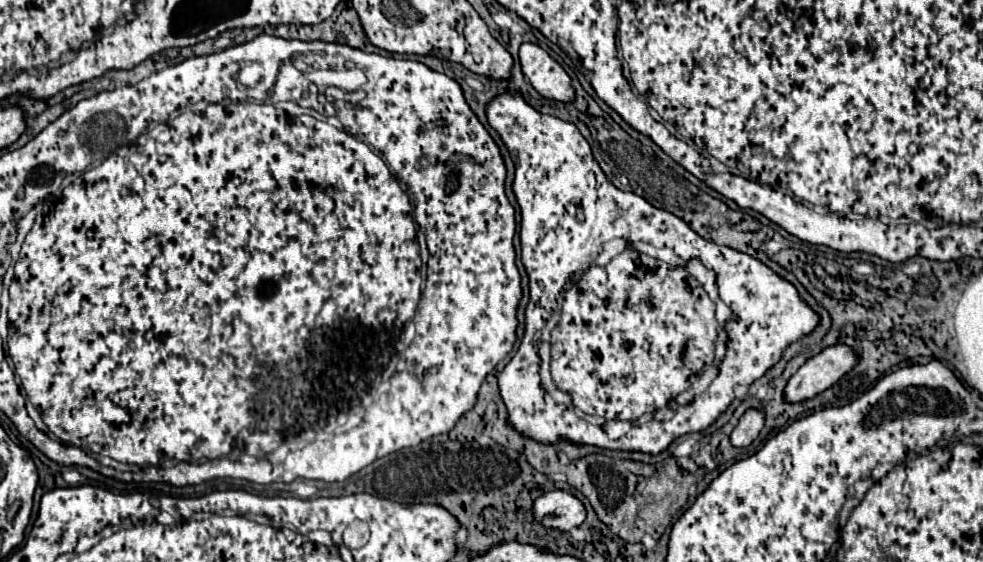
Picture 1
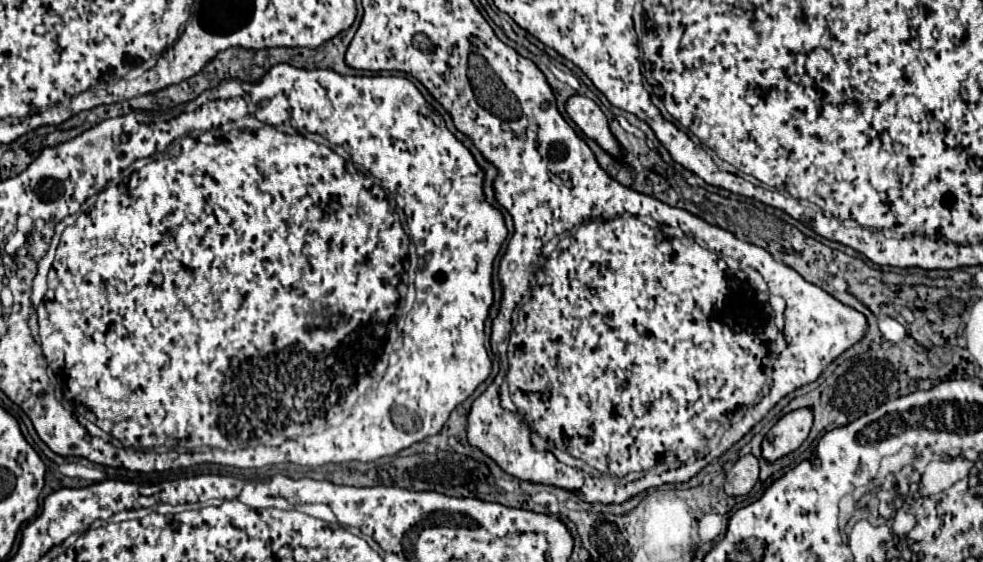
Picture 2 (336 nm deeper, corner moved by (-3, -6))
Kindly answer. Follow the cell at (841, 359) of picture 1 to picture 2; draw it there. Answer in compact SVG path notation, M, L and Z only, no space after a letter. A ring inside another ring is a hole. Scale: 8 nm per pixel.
M797 409L787 413L765 435L763 459L773 463L799 449L799 445L807 439L811 425L813 425L813 413L809 413L809 409Z

